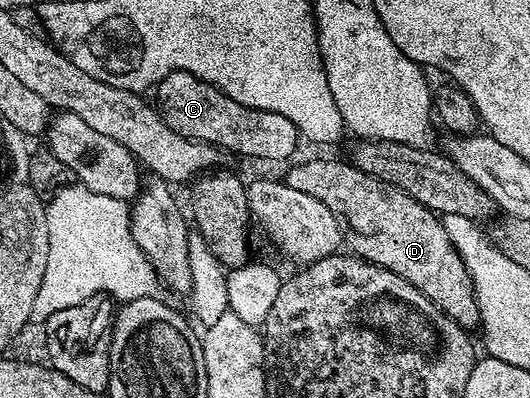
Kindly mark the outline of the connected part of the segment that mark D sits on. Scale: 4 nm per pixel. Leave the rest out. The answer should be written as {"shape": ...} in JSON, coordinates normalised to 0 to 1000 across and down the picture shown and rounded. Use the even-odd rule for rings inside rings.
{"shape":[[[579,399],[574,410],[543,425],[538,457],[545,475],[562,475],[568,485],[583,485],[583,495],[598,495],[598,505],[606,505],[613,525],[626,530],[657,573],[662,568],[677,588],[666,621],[668,638],[691,651],[694,661],[709,661],[713,671],[725,671],[764,696],[802,749],[815,751],[830,781],[857,802],[868,822],[889,827],[889,819],[898,819],[904,769],[896,761],[896,729],[877,676],[877,656],[870,656],[851,613],[851,598],[836,583],[834,548],[802,515],[794,515],[794,505],[772,495],[772,485],[742,465],[691,440],[660,407],[645,410],[640,399]]]}

